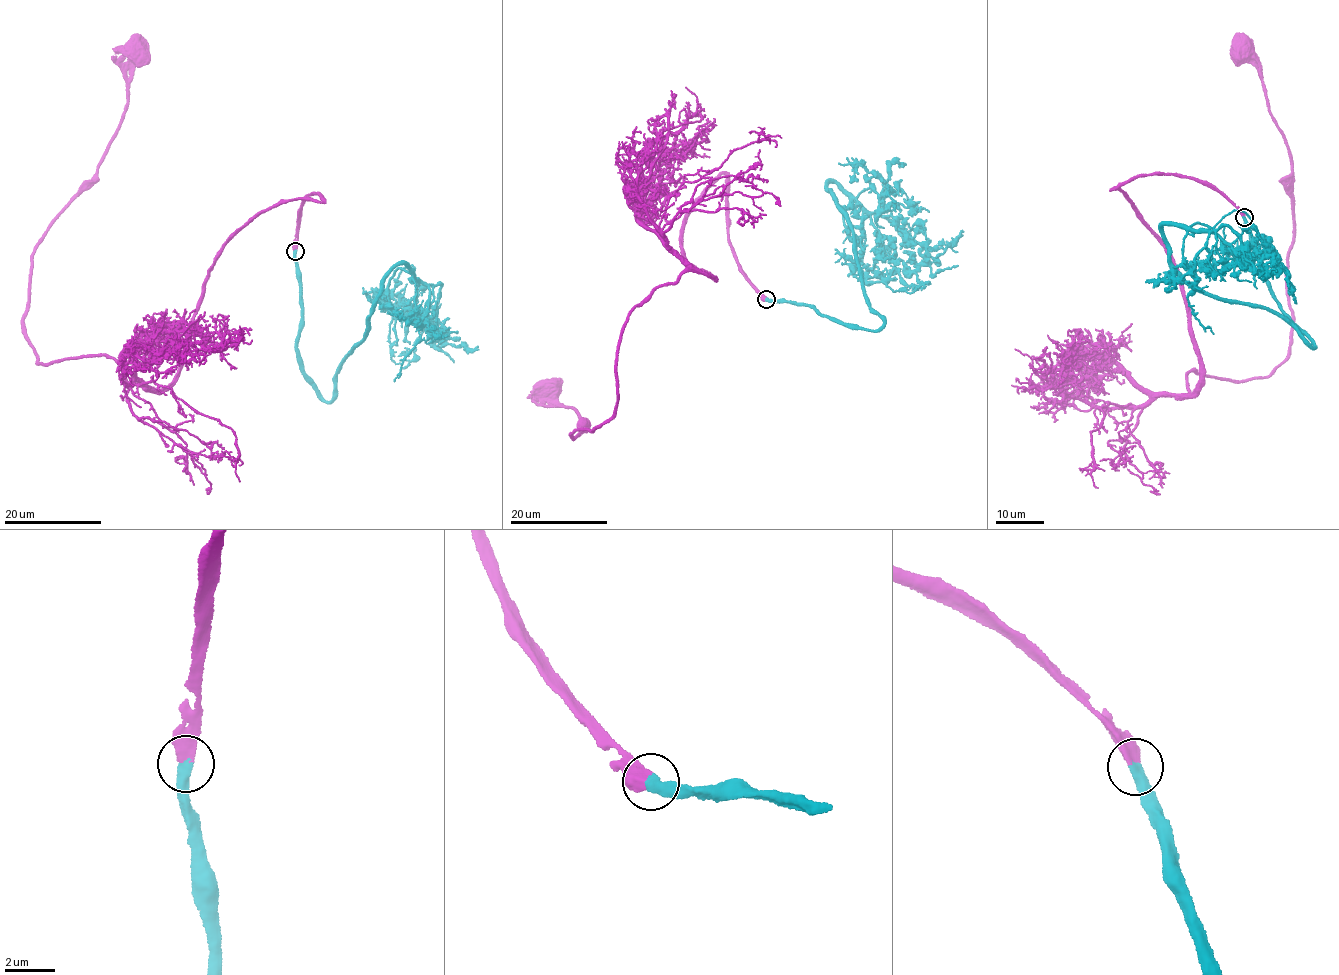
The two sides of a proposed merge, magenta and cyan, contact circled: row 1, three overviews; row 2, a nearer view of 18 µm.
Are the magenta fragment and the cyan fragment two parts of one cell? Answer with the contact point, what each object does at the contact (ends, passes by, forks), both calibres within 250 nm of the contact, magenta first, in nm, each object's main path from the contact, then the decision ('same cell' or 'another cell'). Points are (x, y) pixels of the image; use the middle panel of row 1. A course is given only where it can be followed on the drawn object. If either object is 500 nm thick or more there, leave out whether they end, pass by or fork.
(766, 299) | 600/460 nm | magenta via (765, 299), (722, 173), (681, 237), (714, 277), (686, 270), (633, 310), (612, 416), (572, 440), (551, 388) | cyan via (766, 299), (881, 327), (829, 182), (921, 290) | same cell

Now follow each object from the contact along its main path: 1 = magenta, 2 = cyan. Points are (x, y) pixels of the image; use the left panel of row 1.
1: (295, 250), (320, 192), (225, 244), (165, 387), (106, 355), (35, 364), (30, 255), (90, 181), (140, 52)
2: (295, 251), (297, 351), (319, 393), (331, 400), (383, 276), (404, 264), (422, 330), (401, 369)

